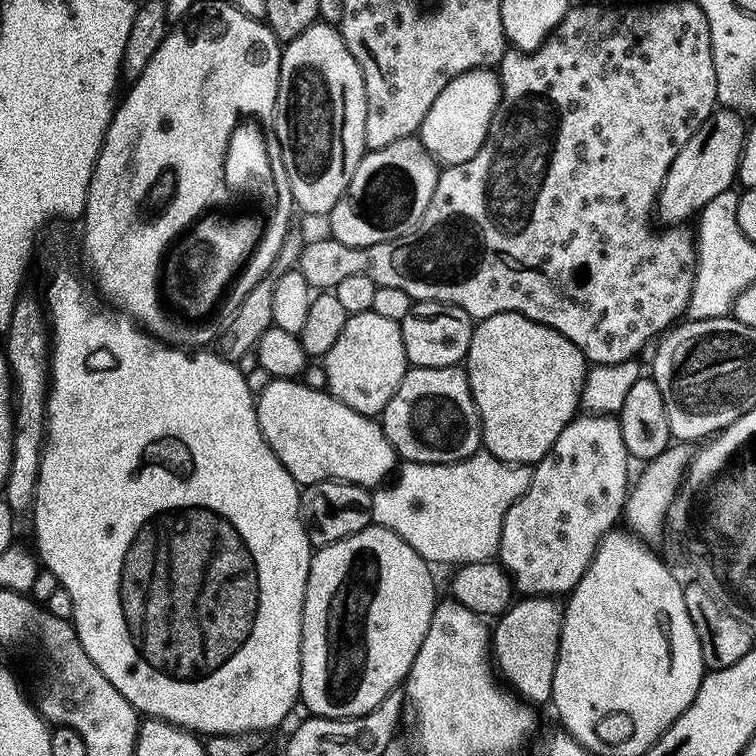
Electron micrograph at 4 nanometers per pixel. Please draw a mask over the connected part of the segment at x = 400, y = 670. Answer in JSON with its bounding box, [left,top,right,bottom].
[300,526,438,720]

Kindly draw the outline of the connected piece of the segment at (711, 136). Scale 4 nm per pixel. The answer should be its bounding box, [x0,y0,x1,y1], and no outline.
[654,110,746,226]

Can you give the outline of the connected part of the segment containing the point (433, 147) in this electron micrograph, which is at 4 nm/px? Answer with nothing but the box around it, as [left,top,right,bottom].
[418,68,500,165]

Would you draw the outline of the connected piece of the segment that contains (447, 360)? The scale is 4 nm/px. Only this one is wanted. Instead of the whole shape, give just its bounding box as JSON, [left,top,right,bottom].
[398,300,474,368]

